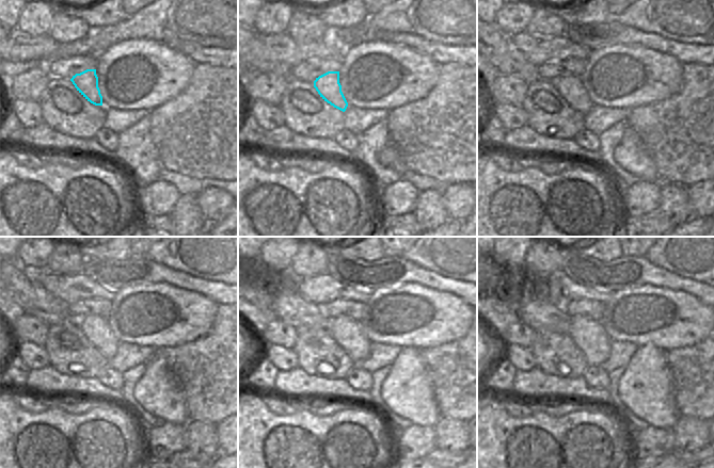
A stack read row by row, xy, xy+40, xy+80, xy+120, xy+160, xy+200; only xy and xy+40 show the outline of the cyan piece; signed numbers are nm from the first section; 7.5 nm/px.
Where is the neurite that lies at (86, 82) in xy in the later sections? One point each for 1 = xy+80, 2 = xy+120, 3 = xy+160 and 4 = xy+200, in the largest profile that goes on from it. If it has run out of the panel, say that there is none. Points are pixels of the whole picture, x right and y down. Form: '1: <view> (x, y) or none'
1: xy+80 (570, 87)
2: xy+120 (96, 328)
3: xy+160 (348, 333)
4: xy+200 (588, 335)

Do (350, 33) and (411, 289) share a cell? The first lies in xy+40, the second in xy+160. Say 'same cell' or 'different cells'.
different cells

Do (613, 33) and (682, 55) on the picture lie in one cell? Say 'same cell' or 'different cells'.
same cell

